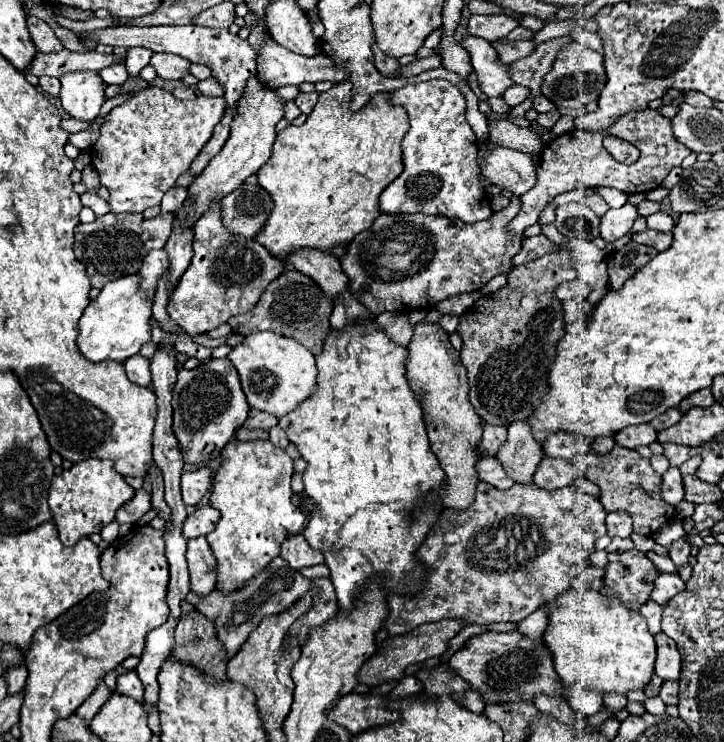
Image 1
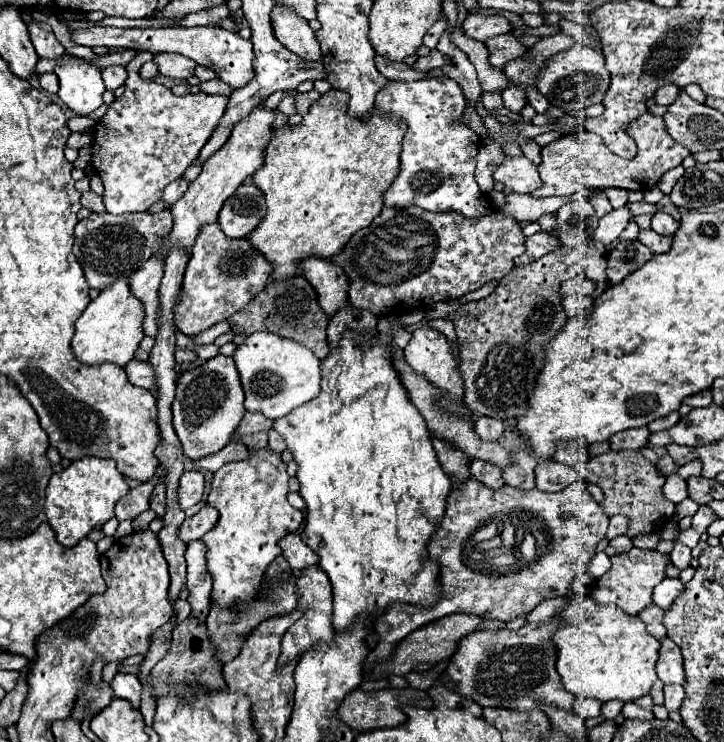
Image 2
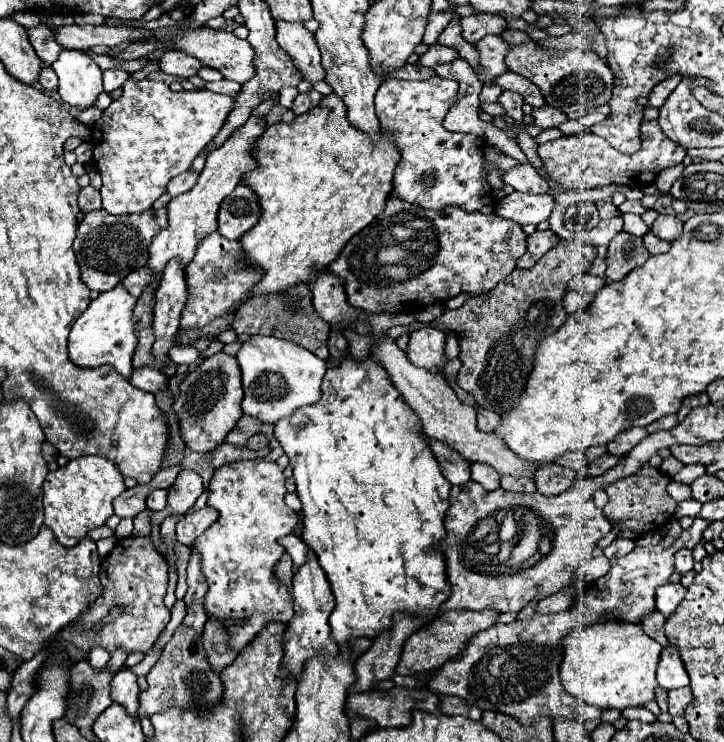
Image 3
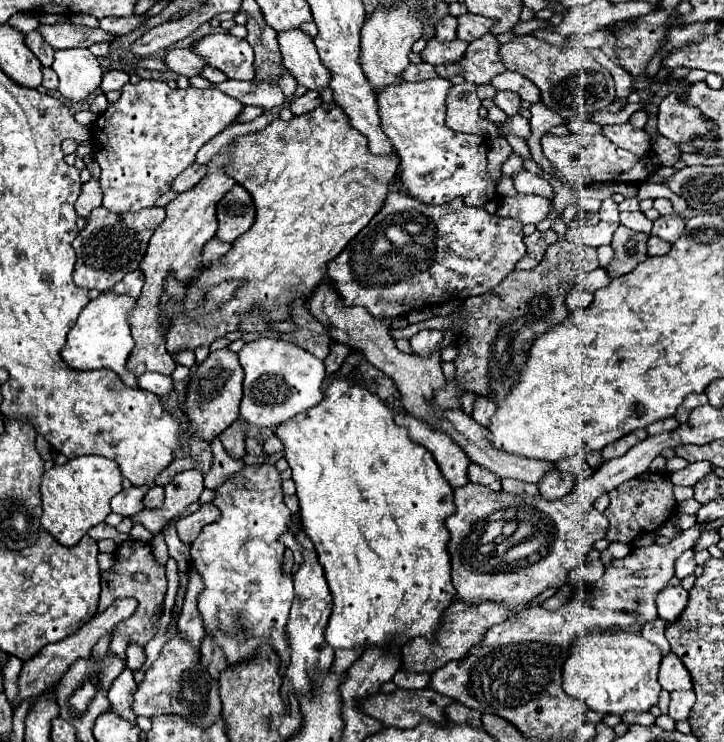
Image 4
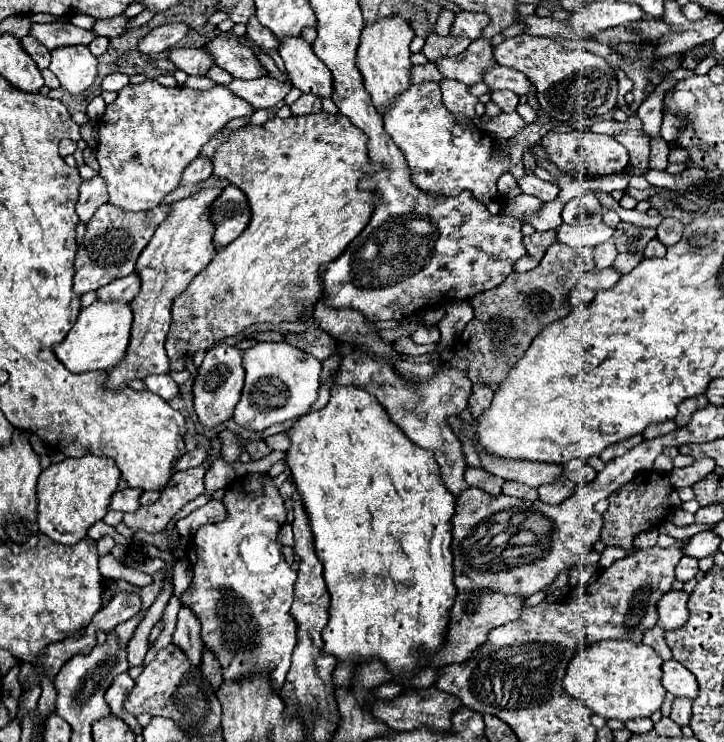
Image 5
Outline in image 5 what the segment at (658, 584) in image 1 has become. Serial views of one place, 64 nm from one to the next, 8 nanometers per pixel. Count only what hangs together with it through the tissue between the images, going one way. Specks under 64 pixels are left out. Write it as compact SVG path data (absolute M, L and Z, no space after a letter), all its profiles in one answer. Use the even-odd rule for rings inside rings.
M668 590L658 600L658 624L666 630L676 630L688 620L688 594L684 590Z

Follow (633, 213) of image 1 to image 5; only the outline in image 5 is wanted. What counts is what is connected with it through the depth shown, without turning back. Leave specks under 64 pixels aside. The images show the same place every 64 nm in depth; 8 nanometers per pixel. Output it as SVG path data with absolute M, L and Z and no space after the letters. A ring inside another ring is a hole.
M604 222L596 224L596 226L590 226L590 224L562 224L558 230L558 242L564 242L568 246L576 246L576 248L582 248L582 246L598 246L602 242L606 242L614 230L610 226L606 226Z

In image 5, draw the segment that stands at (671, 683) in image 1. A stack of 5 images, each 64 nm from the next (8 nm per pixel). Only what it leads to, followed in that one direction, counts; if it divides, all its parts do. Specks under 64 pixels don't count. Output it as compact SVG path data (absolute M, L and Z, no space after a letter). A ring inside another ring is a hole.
M678 696L672 704L672 714L670 718L678 724L678 726L688 726L690 722L690 710L692 710L692 698L686 698L686 696Z

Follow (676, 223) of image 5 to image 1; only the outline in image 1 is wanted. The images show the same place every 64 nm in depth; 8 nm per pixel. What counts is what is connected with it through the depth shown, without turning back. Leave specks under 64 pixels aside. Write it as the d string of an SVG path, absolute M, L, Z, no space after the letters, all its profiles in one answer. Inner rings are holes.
M656 212L656 214L648 216L646 224L650 230L656 230L656 232L668 232L674 228L674 220L666 212Z

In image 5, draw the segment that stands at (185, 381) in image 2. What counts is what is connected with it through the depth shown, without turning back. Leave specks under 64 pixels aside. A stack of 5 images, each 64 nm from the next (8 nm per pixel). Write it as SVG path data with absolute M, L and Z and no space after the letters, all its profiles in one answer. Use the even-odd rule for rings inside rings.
M220 344L220 346L210 348L202 366L198 368L198 376L194 378L194 386L192 386L194 412L198 416L198 422L206 430L212 430L212 428L224 424L226 420L230 420L232 414L234 414L234 408L240 400L242 386L244 386L242 350L228 346L228 344Z

